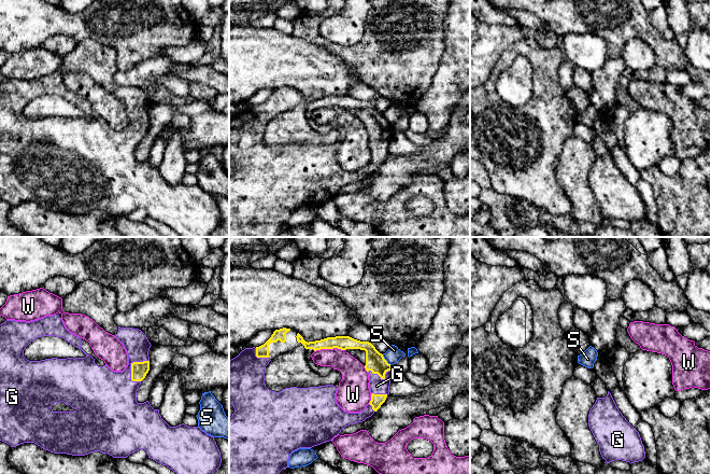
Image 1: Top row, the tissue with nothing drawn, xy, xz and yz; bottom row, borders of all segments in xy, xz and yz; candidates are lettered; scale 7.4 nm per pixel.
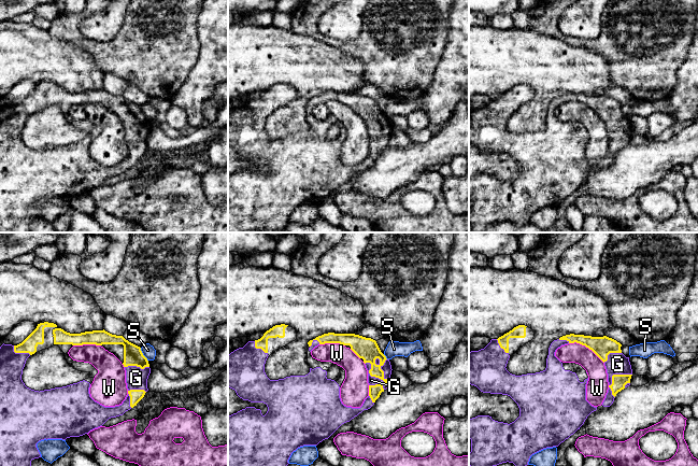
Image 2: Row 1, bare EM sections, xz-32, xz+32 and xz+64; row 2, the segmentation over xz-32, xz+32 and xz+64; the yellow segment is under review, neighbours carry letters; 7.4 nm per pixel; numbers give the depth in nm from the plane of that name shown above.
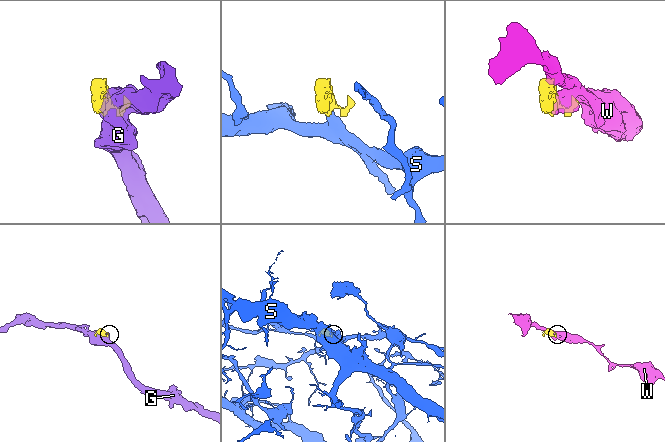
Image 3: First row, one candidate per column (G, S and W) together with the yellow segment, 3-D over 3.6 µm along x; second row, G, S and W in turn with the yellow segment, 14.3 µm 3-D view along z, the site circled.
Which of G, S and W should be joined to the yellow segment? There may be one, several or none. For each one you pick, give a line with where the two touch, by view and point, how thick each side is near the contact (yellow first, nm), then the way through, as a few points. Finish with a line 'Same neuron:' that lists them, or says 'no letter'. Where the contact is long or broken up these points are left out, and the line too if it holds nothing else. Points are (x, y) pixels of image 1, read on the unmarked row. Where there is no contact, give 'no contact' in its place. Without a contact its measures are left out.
G: meets yellow in xy at (131, 123); 130 nm thick on the yellow side, 320 nm on the other
Same neuron: G

